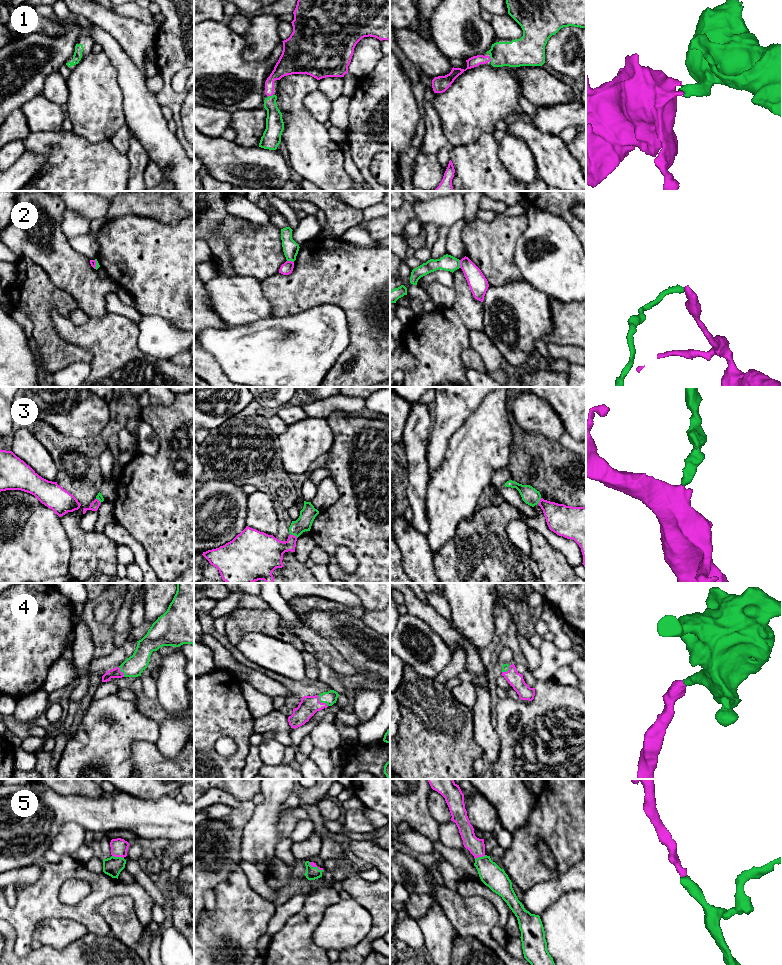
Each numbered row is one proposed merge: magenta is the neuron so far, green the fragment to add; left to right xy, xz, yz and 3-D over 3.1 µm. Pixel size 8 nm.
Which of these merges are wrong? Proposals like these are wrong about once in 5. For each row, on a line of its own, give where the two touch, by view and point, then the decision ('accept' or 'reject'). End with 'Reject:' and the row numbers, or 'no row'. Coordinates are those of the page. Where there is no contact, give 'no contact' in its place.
1: contact yz (490, 58); accept
2: contact yz (460, 264); reject
3: contact xz (293, 535); accept
4: contact xz (320, 702); accept
5: contact xy (118, 856); accept
Reject: 2

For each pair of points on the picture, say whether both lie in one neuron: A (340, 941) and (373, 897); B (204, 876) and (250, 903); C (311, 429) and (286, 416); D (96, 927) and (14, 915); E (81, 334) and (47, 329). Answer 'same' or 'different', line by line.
A: different
B: different
C: different
D: same
E: different

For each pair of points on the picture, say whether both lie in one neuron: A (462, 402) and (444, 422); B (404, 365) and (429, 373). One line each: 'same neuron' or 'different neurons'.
A: same neuron
B: different neurons

